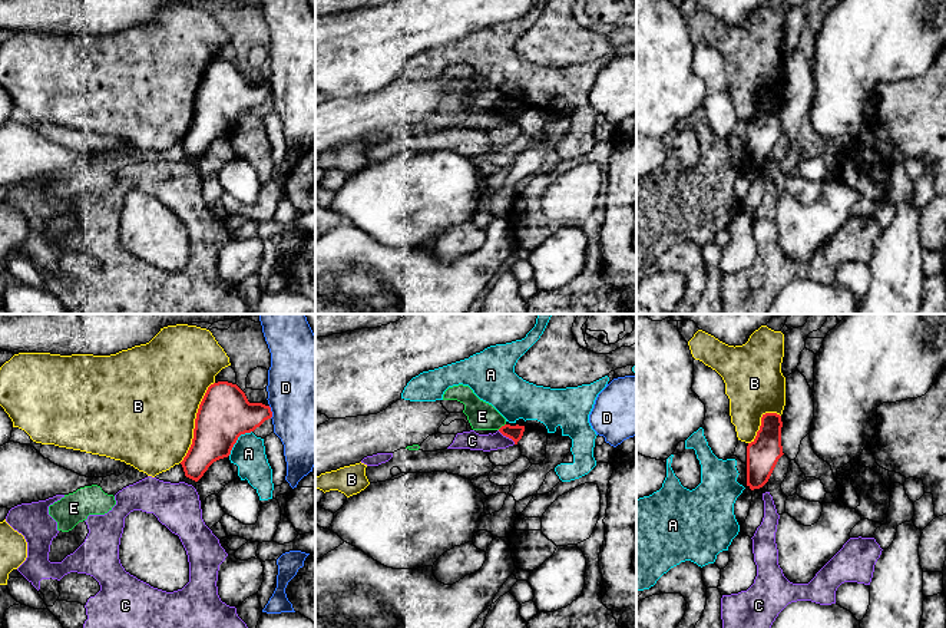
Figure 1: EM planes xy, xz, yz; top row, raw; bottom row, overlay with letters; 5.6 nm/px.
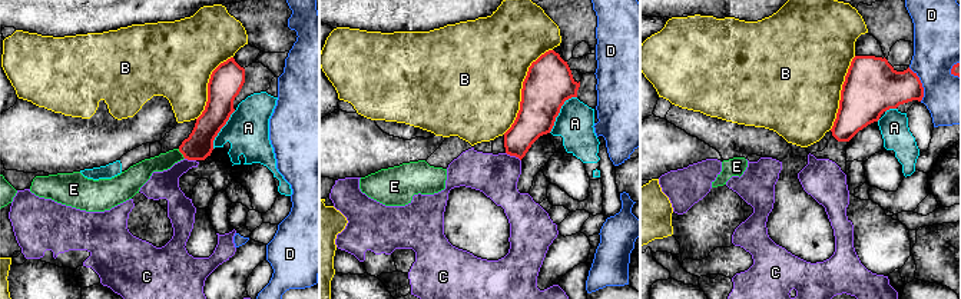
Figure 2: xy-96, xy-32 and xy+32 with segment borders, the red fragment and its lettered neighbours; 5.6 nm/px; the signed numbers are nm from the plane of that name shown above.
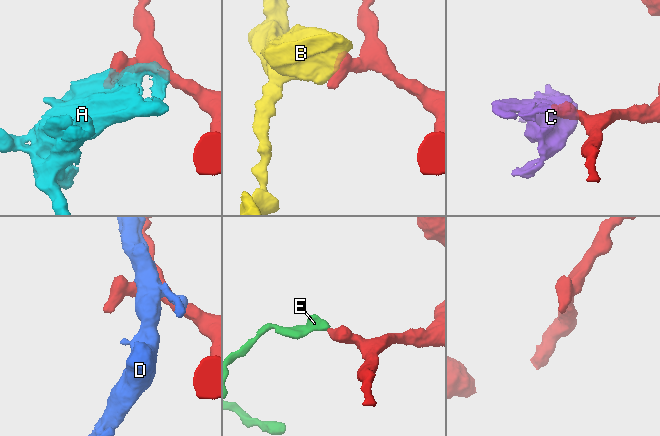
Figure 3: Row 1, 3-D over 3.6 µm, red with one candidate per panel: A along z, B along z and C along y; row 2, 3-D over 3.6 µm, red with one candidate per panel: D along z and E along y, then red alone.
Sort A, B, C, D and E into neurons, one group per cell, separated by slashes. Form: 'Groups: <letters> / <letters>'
Groups: A / B / C / D / E

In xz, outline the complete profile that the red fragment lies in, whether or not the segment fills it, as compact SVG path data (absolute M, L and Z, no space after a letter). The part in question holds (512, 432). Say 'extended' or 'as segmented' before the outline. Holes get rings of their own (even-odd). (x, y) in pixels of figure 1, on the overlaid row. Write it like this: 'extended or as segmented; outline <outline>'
as segmented; outline M505 424L505 426L502 426L502 427L499 429L499 432L500 432L503 436L512 439L512 440L515 442L515 444L517 444L517 442L519 442L519 440L522 439L522 436L523 436L525 426L519 426L519 424L516 424L516 426Z

